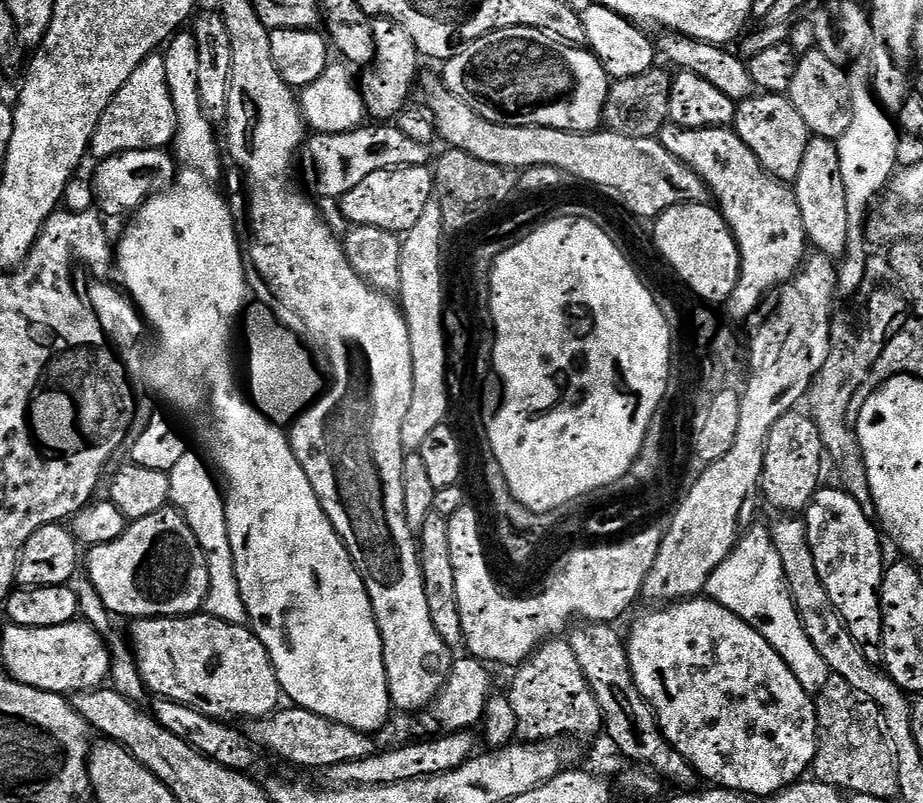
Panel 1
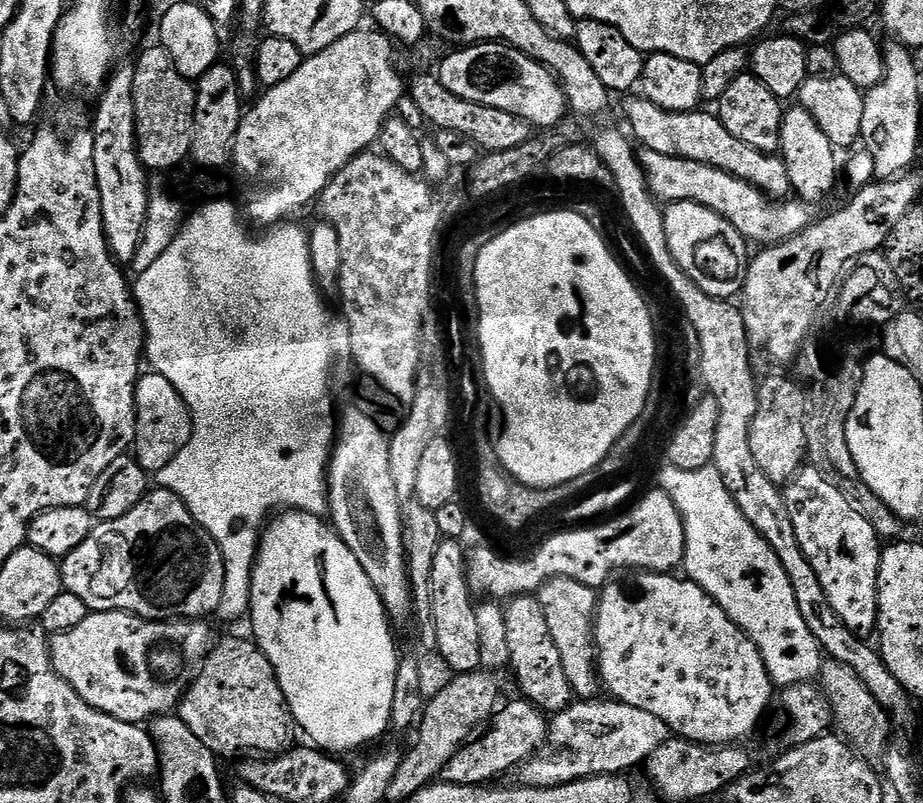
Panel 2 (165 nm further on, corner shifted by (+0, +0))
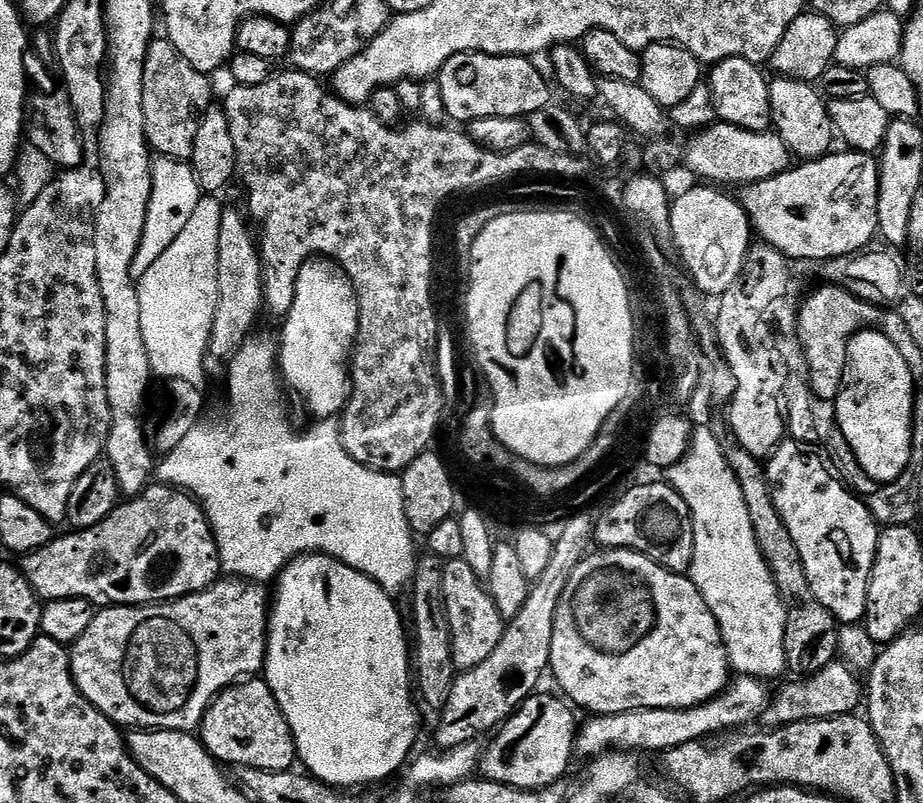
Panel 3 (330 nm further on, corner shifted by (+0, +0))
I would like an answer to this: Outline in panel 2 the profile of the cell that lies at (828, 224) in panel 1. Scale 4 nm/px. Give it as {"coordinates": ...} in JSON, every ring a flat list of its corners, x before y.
{"coordinates":[[793,106,785,111,779,155,786,166,786,174,790,174,792,192,803,203,809,206,820,204,835,190,836,171,839,168,841,171,842,168,842,164,836,161,838,150,830,142,830,138,826,138,826,134,822,134,822,126,818,126,818,122,814,122,814,118,810,118,806,109]]}

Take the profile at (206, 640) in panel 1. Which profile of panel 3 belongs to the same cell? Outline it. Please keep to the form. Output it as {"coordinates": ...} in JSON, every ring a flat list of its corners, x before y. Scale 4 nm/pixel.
{"coordinates":[[248,678,224,689,205,712,198,736,213,758,224,766,236,764,237,769,287,772,298,760,296,740,268,681,263,678]]}

